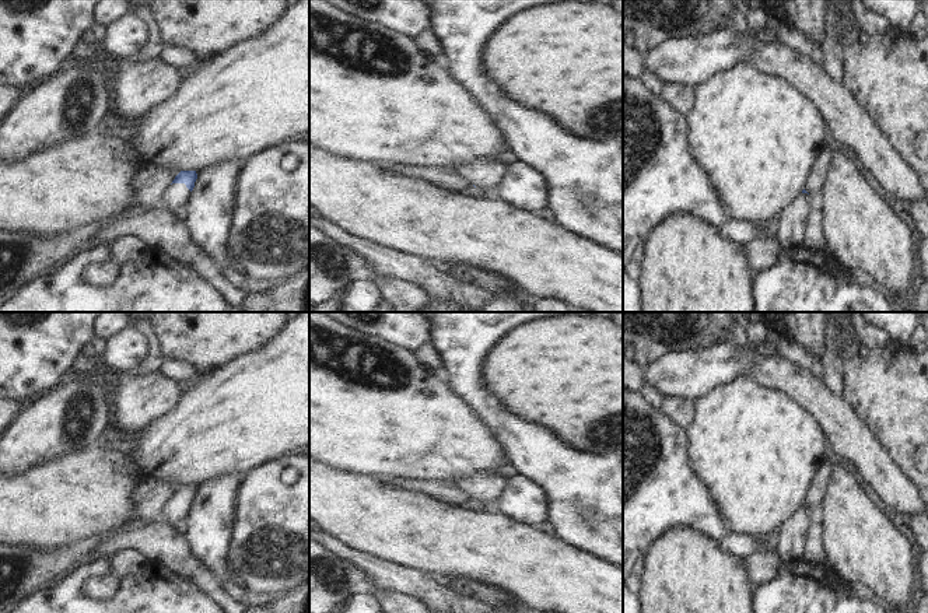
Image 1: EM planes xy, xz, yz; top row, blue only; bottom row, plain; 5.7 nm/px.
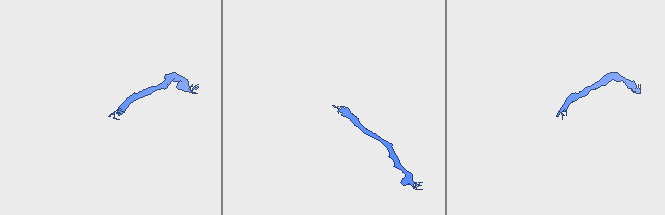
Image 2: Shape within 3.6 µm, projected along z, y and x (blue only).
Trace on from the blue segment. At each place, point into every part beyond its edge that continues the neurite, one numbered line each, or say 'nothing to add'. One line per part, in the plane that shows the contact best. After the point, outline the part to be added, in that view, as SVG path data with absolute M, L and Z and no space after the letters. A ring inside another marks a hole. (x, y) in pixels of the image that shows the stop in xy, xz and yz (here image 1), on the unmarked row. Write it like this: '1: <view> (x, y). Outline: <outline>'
1: xy (177, 510). Outline: M172 497L162 511L162 519L178 528L183 528L183 522L190 512L192 505L185 497Z

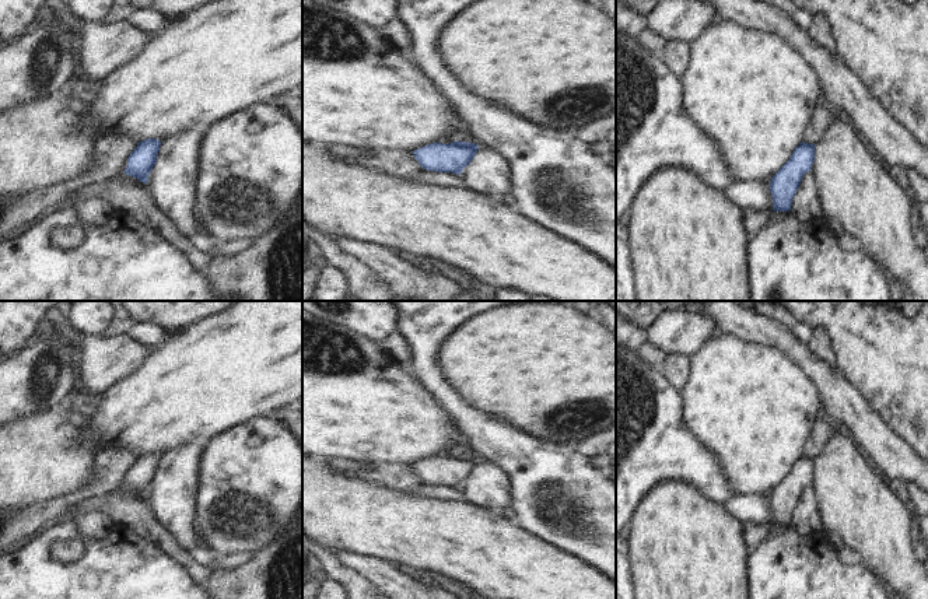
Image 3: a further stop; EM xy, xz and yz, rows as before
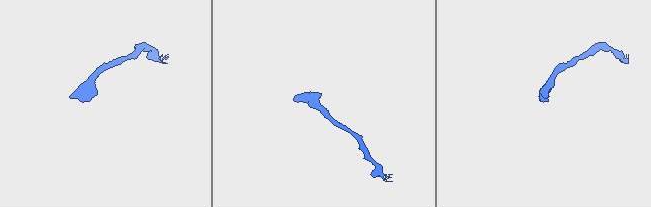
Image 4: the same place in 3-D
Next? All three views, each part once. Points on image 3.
nothing to add

